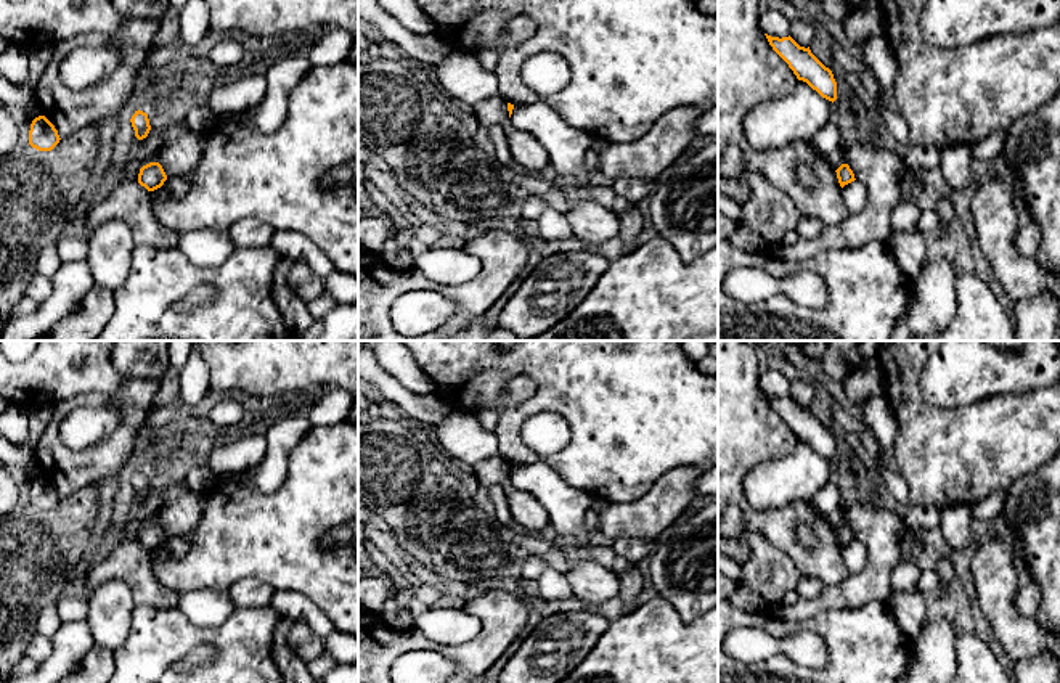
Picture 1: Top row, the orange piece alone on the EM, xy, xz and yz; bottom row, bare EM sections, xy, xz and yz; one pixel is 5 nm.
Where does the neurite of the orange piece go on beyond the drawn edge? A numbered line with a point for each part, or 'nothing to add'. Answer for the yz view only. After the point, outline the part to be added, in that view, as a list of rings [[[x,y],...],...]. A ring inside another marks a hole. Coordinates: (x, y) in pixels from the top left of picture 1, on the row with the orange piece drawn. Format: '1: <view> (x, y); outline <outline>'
nothing to add

